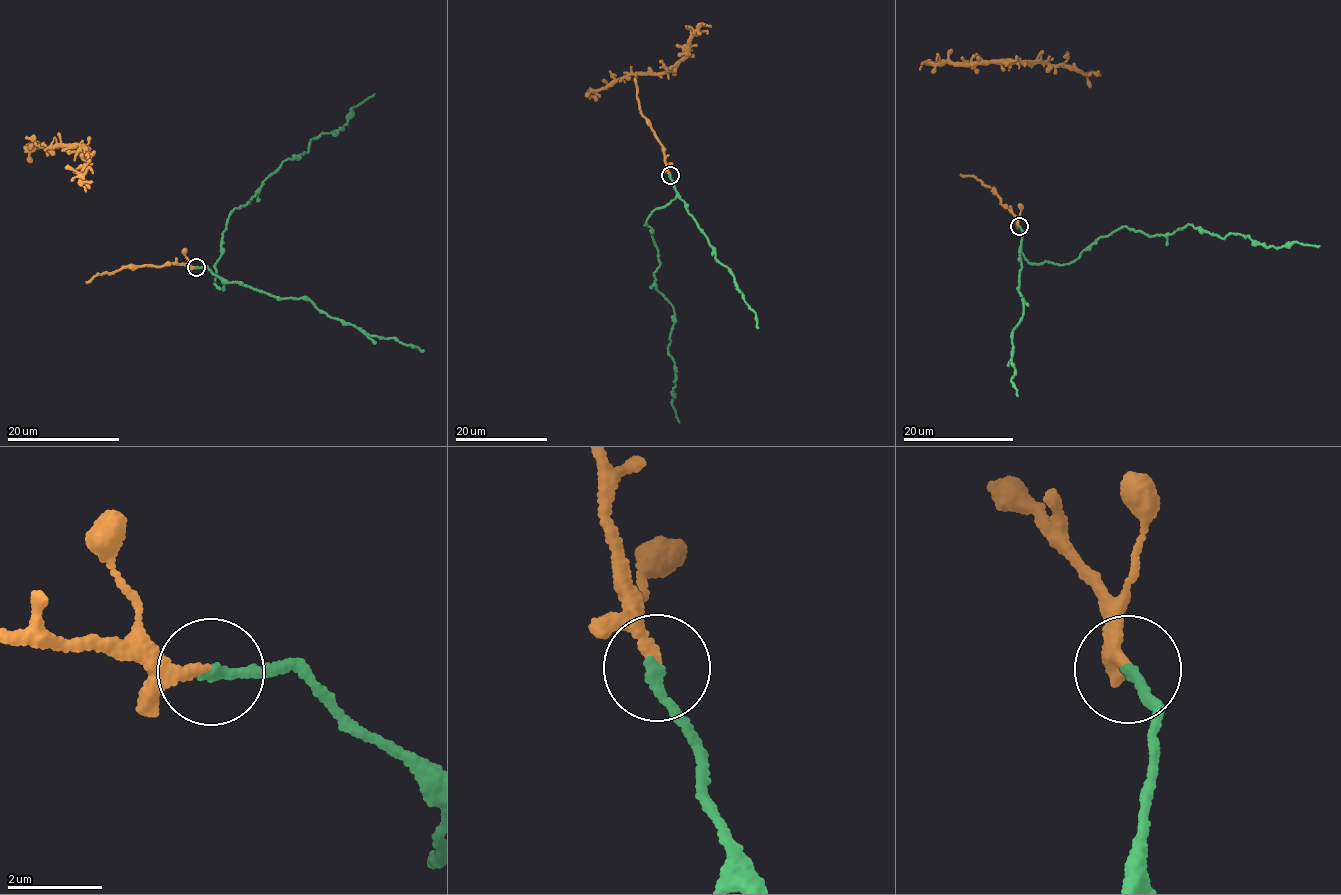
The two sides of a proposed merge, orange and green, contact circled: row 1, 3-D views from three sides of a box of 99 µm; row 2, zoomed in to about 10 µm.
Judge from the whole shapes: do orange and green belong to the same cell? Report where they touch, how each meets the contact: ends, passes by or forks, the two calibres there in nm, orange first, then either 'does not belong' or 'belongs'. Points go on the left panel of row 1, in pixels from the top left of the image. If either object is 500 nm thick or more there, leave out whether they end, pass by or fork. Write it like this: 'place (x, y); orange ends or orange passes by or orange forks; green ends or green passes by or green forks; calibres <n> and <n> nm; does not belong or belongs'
place (196, 267); orange ends; green ends; calibres 240 and 220 nm; belongs

